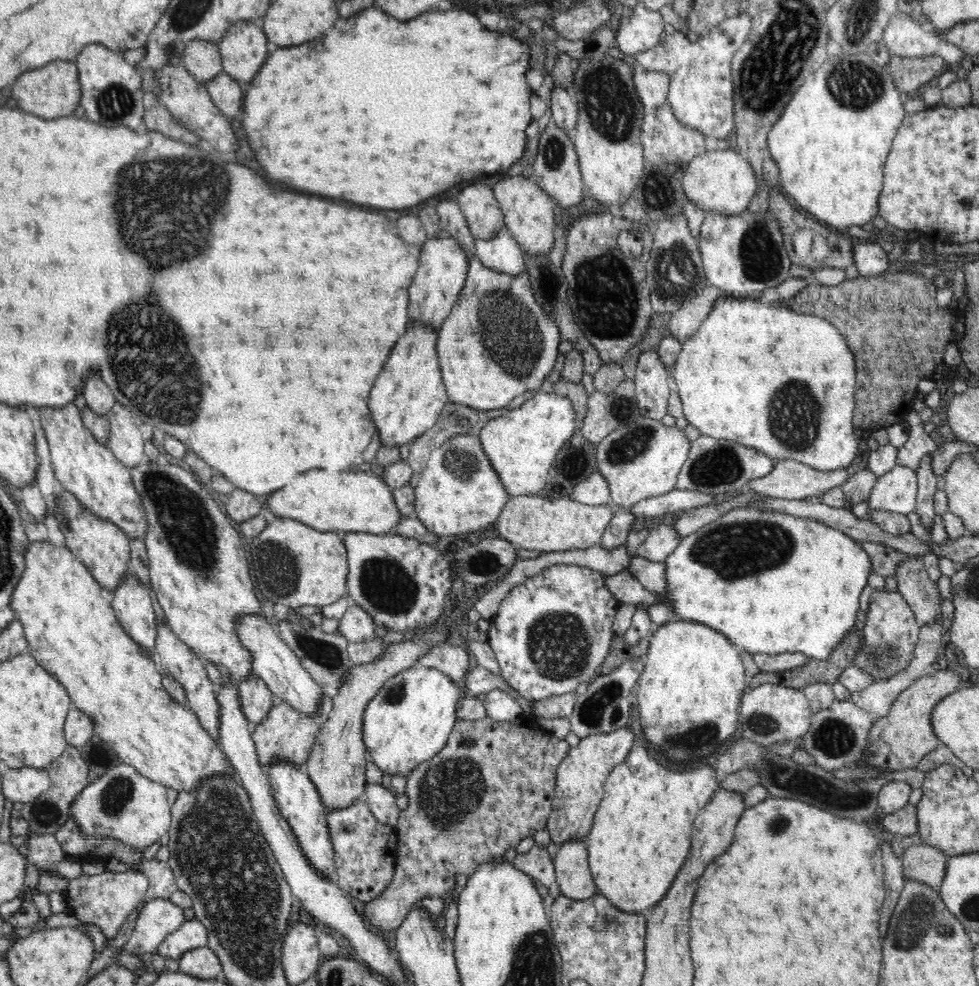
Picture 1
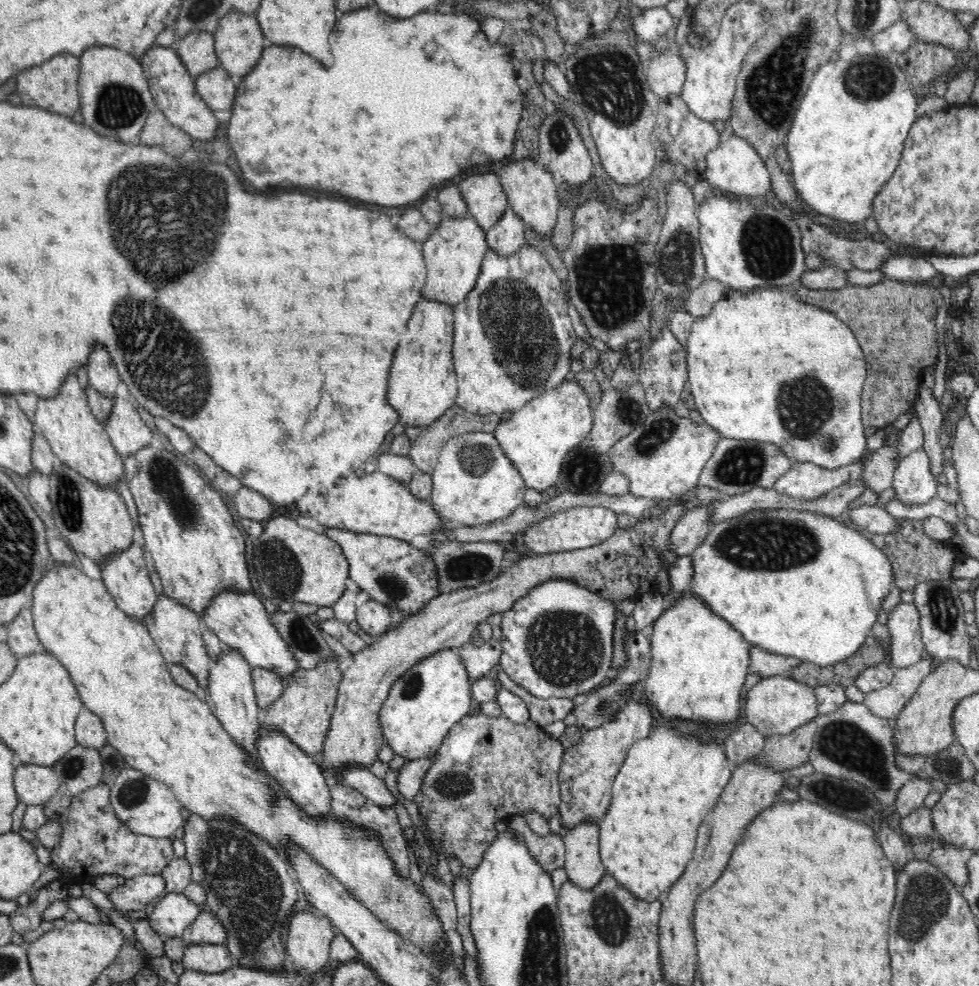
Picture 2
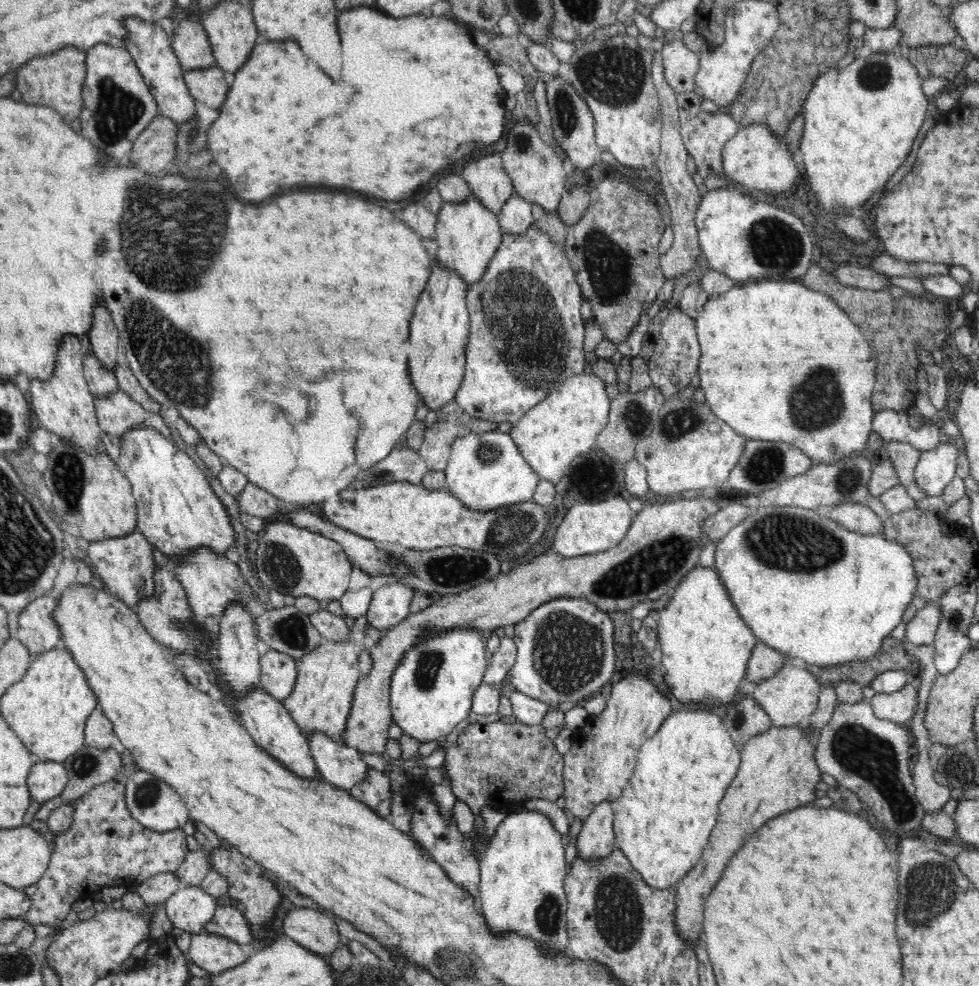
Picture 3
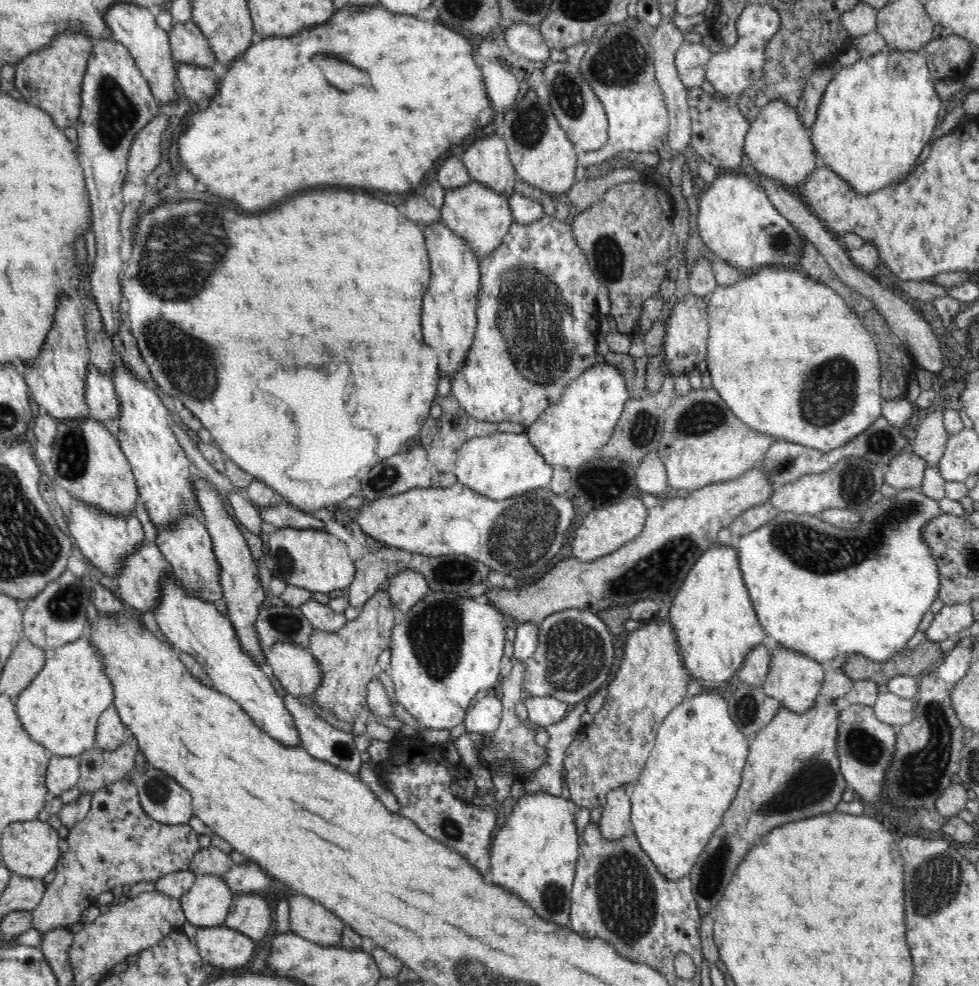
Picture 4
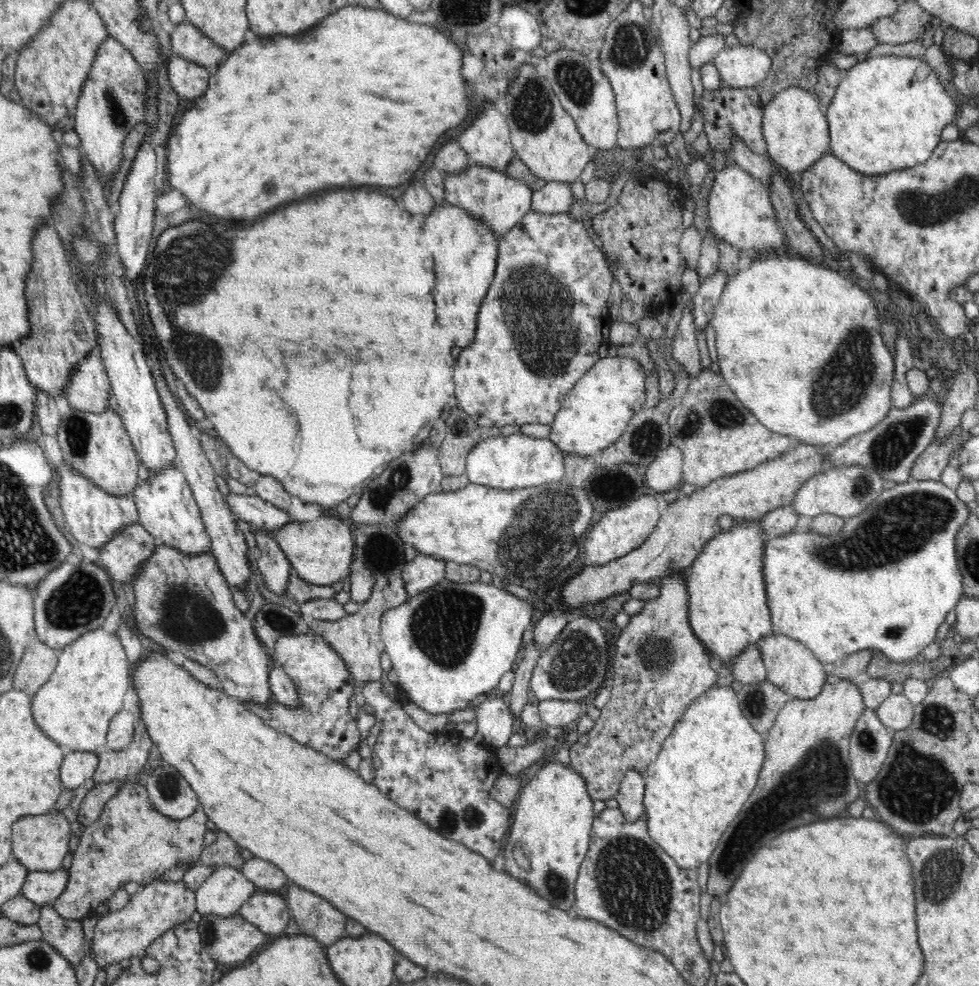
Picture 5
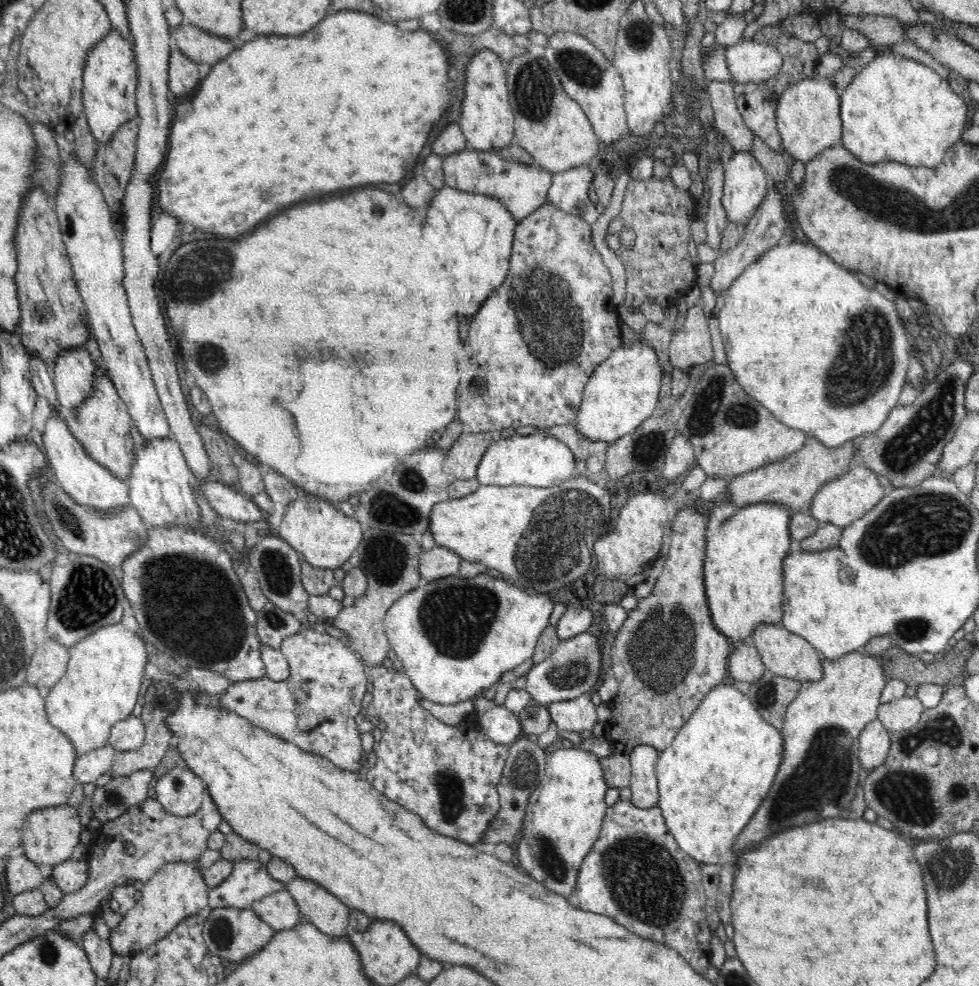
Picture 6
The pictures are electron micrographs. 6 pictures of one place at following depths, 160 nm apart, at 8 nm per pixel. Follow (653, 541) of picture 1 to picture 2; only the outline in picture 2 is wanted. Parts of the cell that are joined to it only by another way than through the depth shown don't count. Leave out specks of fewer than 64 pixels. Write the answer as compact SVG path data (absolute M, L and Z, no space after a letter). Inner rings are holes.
M698 507L688 510L670 532L668 549L678 556L692 555L696 546L700 546L710 532L710 507Z

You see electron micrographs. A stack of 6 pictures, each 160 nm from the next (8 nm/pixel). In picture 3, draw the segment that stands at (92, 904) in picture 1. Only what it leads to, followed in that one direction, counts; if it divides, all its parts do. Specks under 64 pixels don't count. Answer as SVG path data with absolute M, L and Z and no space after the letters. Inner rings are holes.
M160 873L144 882L136 884L137 893L144 899L145 904L154 905L165 903L172 894L182 887L176 873Z

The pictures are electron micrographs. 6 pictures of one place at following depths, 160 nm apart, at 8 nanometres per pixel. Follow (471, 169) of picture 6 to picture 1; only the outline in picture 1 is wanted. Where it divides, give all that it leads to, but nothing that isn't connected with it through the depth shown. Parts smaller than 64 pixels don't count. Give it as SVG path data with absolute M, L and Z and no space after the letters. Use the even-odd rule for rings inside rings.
M442 231L437 237L428 238L419 248L418 270L410 284L408 316L412 322L422 321L438 331L444 320L450 316L468 274L468 255L460 246L452 236Z

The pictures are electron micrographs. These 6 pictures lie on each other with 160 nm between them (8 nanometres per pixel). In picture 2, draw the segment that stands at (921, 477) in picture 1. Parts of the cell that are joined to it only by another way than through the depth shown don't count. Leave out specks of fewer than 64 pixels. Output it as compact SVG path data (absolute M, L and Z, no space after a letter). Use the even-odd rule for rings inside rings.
M920 388L915 400L915 412L921 422L924 431L924 446L922 448L928 453L932 467L932 475L938 477L942 472L946 450L940 445L940 433L942 423L946 421L947 403L940 403L932 393L932 389Z

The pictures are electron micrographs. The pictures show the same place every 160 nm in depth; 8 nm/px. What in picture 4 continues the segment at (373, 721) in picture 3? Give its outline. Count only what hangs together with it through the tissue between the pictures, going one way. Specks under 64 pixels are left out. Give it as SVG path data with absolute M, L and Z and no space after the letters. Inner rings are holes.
M760 467L749 468L742 476L724 482L709 484L691 491L687 497L666 496L653 508L648 509L646 524L638 536L628 541L618 550L596 558L592 562L584 562L574 556L561 560L554 564L552 570L544 572L536 581L524 581L515 589L500 589L489 585L488 603L496 605L506 620L517 620L519 624L540 624L544 618L548 618L554 612L562 612L568 608L588 610L594 614L612 606L630 606L634 602L644 599L652 599L663 602L680 590L688 571L692 565L708 550L717 544L718 532L728 527L731 521L746 512L752 506L768 503L776 485L770 483L768 475Z

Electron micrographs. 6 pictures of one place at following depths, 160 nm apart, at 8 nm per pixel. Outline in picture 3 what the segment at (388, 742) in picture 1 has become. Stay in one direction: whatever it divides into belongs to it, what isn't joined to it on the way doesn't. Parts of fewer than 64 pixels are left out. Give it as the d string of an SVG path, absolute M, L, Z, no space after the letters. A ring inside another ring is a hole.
M458 627L448 629L447 631L442 631L441 633L430 633L429 635L426 635L420 642L413 644L412 648L409 648L404 653L404 658L400 660L398 668L396 668L396 670L394 670L394 674L392 674L389 703L393 719L392 722L395 722L402 729L404 735L410 735L421 743L425 741L438 740L441 737L445 738L447 735L449 735L462 720L465 720L468 717L468 714L470 714L471 711L474 692L480 687L480 684L483 684L483 679L488 667L488 660L486 660L486 641L484 641L484 636L482 635L483 632L484 631L481 631L480 629Z

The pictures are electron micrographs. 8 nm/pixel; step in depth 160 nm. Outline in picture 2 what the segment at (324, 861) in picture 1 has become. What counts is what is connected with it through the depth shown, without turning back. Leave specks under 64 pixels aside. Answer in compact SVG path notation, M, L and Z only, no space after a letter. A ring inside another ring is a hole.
M260 727L260 736L256 743L257 754L263 768L274 777L281 790L298 806L312 817L322 817L330 813L332 795L329 781L320 771L318 760L302 751L296 743L282 732L271 732Z

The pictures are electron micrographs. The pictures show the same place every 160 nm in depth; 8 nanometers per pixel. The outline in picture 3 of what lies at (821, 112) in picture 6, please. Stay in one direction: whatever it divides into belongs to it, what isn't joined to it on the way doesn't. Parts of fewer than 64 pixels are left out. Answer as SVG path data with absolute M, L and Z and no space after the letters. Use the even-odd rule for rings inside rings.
M751 122L747 127L740 126L738 132L724 144L722 150L723 173L730 182L744 190L749 190L759 196L786 195L791 192L796 180L800 179L801 163L798 163L792 153L786 149L783 138L778 139L768 125Z

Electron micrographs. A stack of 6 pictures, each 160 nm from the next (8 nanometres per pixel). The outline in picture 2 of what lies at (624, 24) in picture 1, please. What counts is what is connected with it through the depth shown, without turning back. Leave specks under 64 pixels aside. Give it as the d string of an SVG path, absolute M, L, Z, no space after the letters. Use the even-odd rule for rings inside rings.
M652 7L640 10L640 14L632 17L633 41L643 40L651 45L674 25L674 18L666 7Z

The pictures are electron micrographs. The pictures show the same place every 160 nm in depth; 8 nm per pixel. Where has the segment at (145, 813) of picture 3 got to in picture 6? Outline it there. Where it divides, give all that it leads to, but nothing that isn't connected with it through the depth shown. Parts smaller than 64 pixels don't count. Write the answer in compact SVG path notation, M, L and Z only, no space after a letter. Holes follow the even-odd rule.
M174 767L156 781L157 802L174 816L190 816L208 794L204 781L190 769Z

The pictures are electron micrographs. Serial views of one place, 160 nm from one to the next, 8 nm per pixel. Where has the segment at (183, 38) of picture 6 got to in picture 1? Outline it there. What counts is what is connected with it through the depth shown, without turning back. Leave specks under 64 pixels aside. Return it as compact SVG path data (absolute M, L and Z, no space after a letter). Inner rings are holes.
M194 39L187 42L181 57L186 70L202 83L223 72L218 45L212 41Z

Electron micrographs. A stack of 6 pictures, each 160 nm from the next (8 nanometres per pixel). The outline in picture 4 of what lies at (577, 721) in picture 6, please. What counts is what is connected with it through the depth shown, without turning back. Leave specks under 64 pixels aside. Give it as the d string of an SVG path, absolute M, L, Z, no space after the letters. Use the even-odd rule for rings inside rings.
M526 696L523 704L528 709L529 720L535 723L538 729L560 724L571 709L570 704L552 697Z

